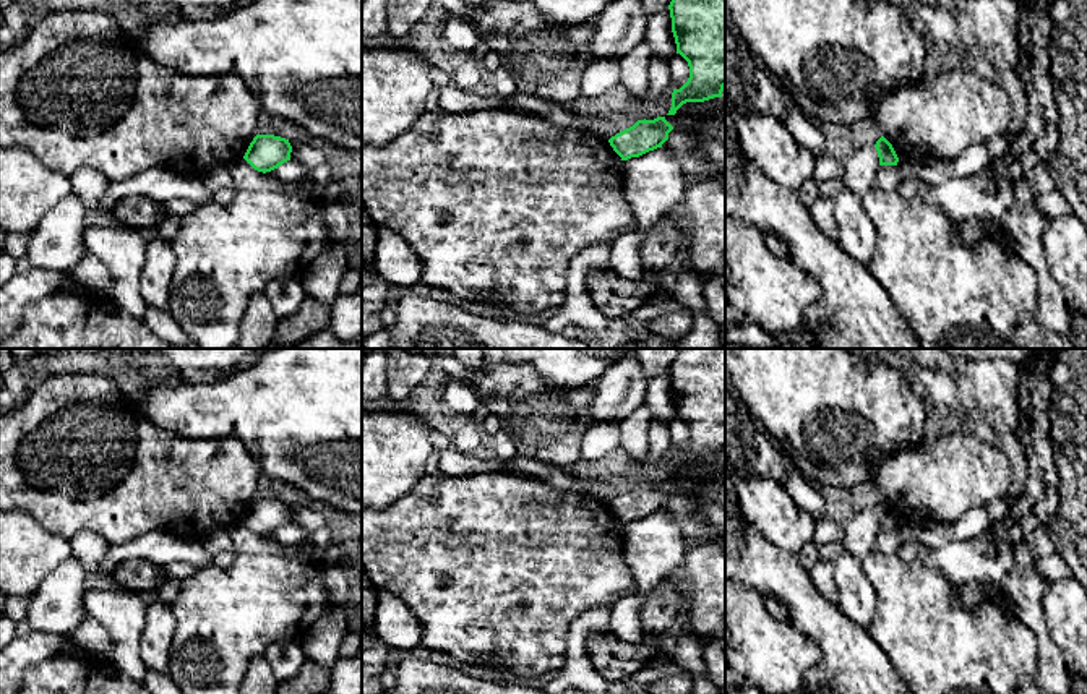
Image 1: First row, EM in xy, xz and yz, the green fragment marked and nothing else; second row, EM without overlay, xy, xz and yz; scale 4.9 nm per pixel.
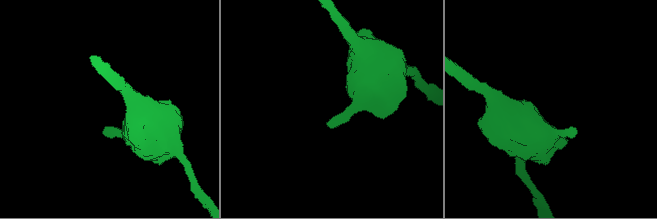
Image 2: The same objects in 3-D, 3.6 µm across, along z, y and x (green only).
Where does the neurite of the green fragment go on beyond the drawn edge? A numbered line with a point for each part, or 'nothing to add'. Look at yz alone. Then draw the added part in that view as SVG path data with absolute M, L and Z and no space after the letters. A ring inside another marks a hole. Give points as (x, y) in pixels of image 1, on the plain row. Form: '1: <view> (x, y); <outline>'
nothing to add

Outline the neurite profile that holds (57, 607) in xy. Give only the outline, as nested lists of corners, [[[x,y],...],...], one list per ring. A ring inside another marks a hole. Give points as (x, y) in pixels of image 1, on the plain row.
[[[71,553],[31,597],[26,615],[32,631],[71,636],[89,618],[84,610],[86,571]]]

